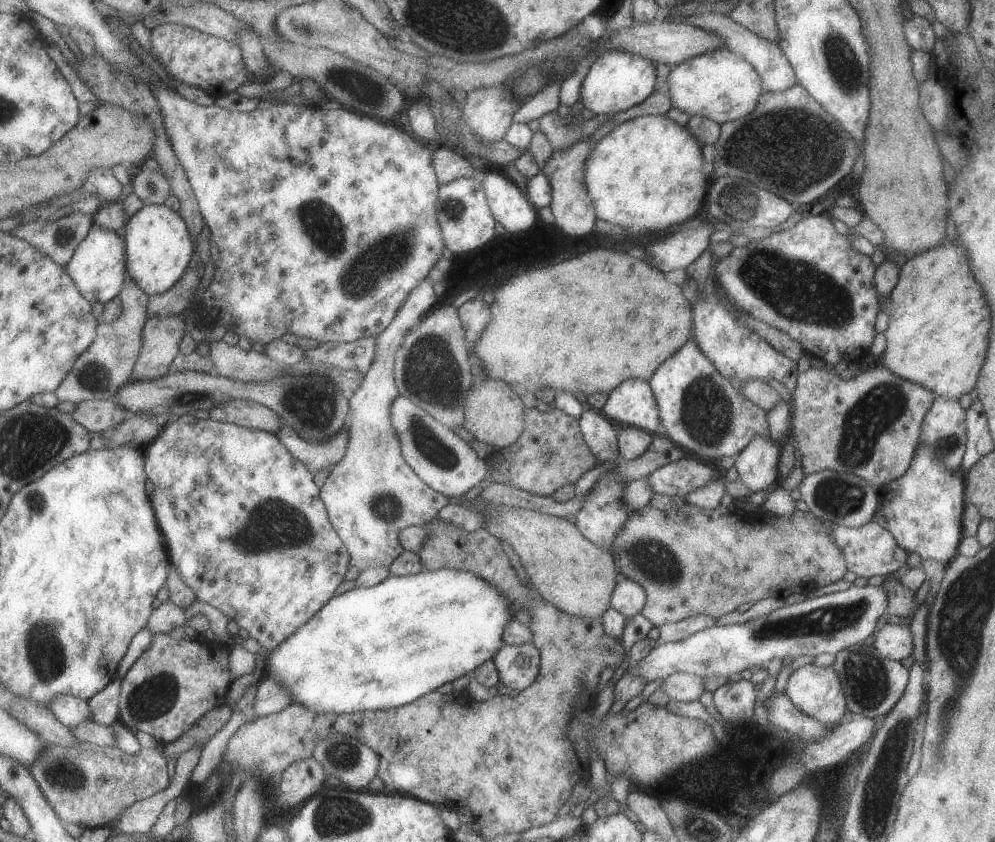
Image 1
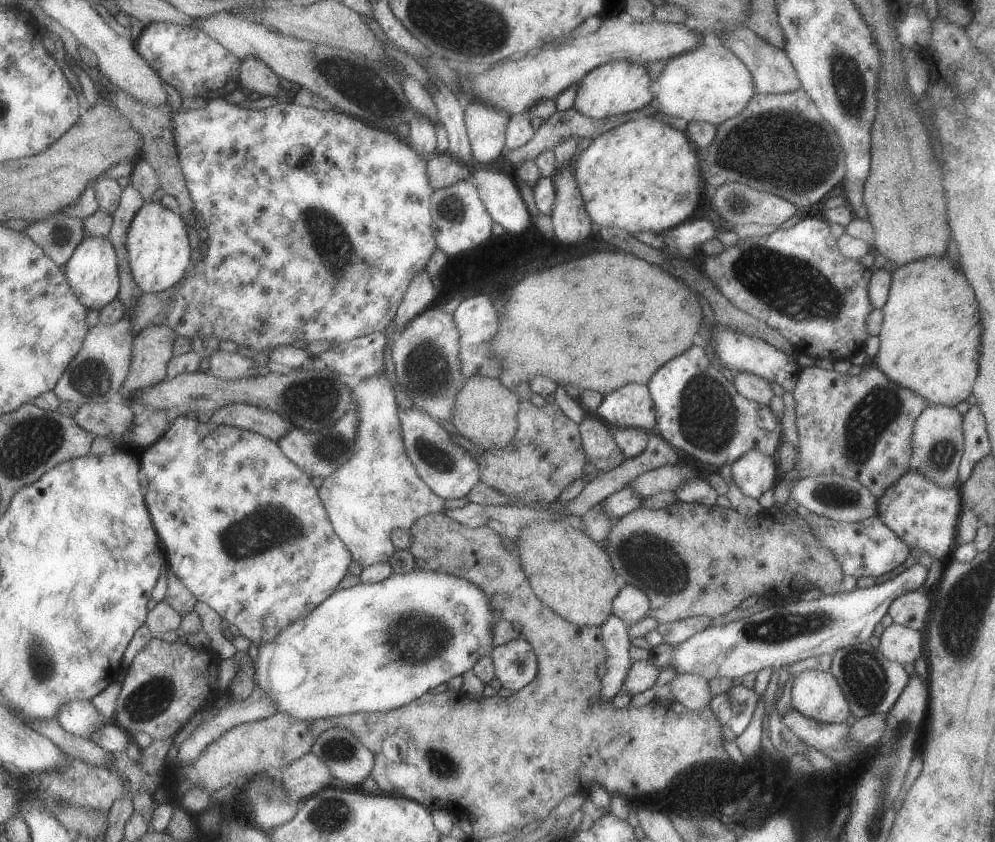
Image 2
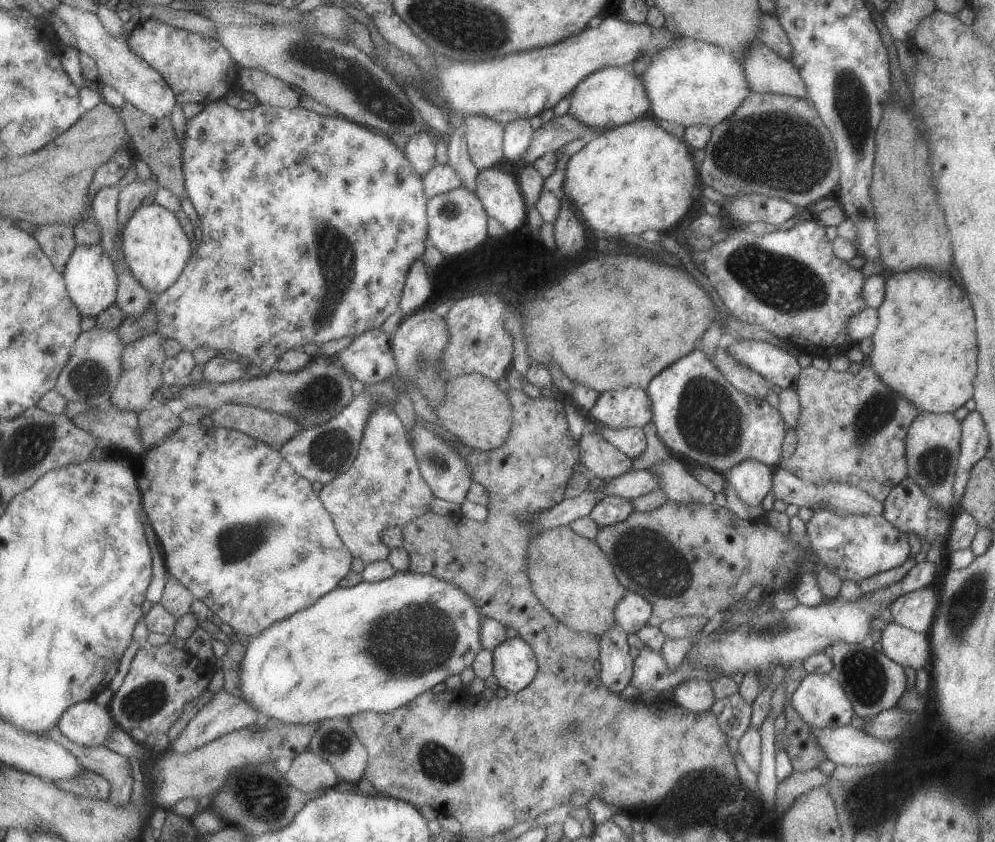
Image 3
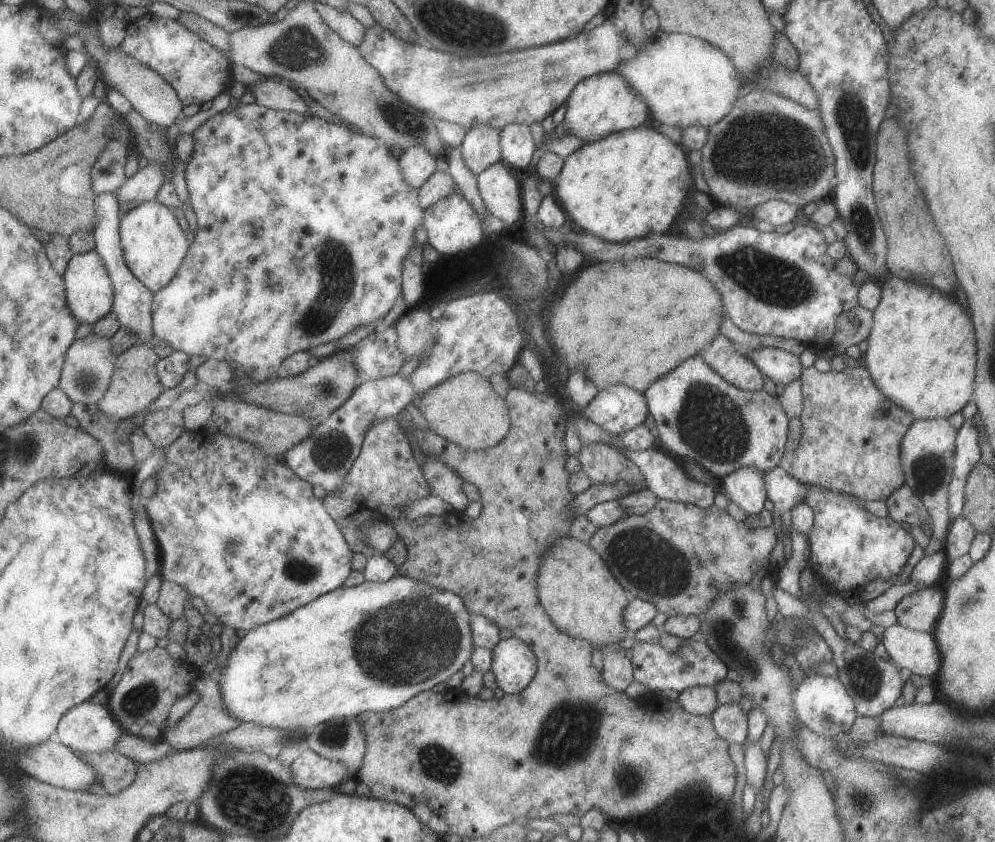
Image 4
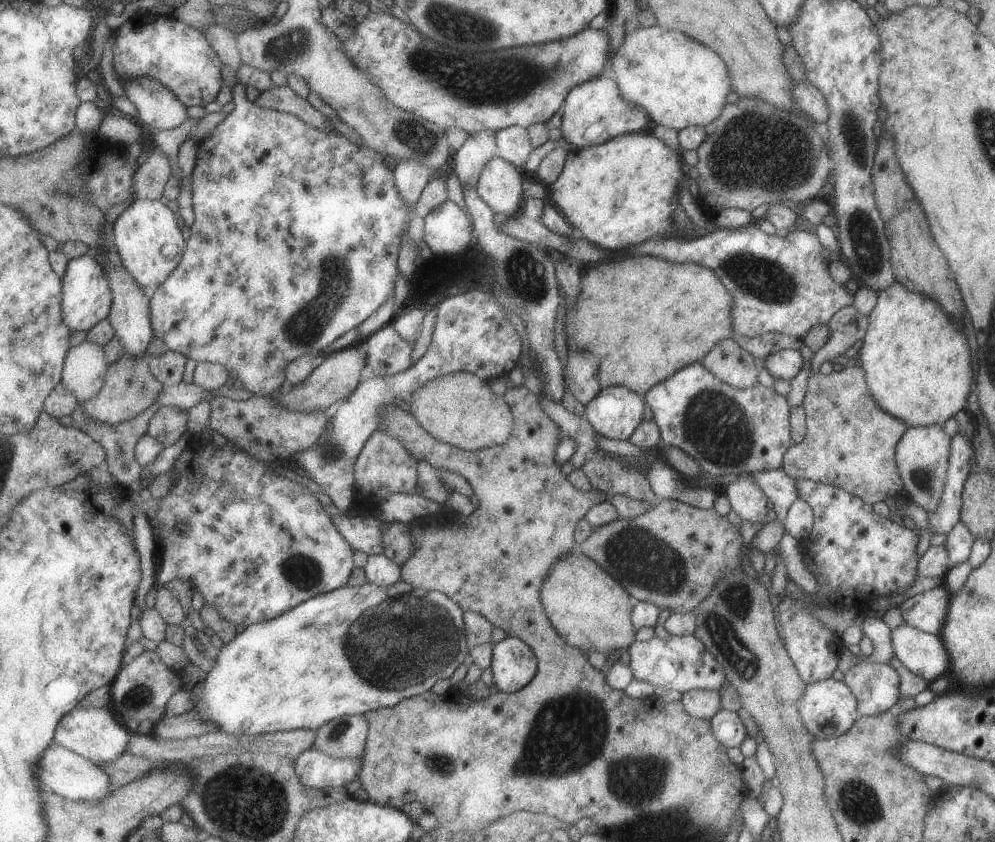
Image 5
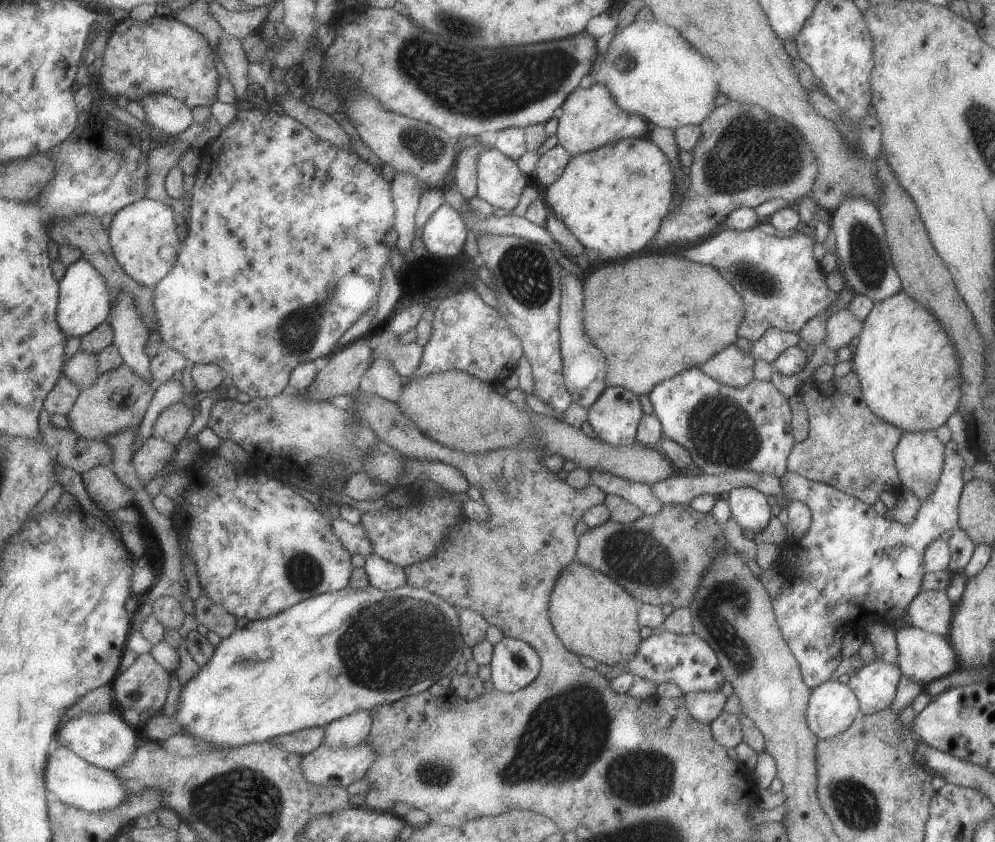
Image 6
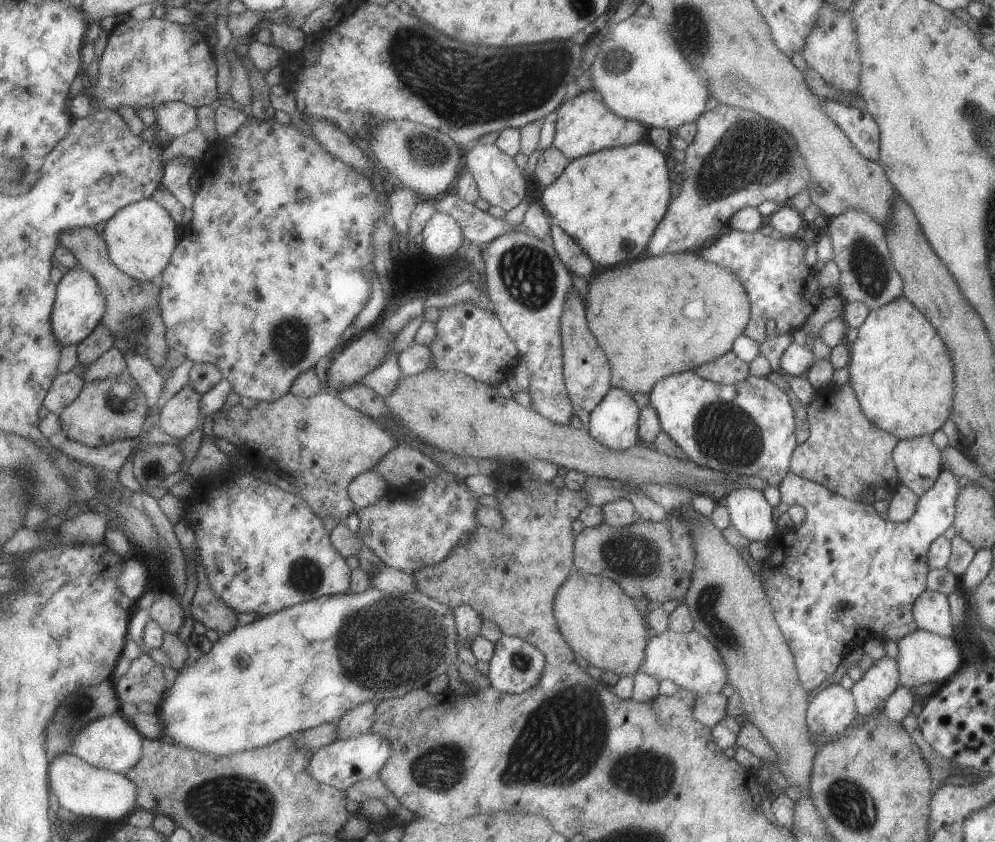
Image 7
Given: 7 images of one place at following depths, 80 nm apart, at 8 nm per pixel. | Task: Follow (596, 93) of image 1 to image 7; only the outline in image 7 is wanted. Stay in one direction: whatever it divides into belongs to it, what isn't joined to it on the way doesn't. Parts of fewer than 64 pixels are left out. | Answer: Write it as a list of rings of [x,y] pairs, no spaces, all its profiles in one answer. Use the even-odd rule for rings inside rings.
[[[591,89],[563,102],[555,112],[557,112],[557,120],[554,121],[552,146],[559,150],[568,161],[605,148],[611,149],[635,144],[635,142],[643,140],[643,134],[645,134],[645,128],[639,122],[625,120],[625,118],[619,118],[613,112],[609,112],[607,106],[601,102],[601,96],[595,94],[595,90]]]

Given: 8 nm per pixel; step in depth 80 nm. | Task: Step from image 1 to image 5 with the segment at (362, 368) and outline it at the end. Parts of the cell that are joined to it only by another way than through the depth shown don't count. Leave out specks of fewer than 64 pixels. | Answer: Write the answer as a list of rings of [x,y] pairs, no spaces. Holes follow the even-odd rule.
[[[390,324],[364,341],[367,364],[378,377],[397,376],[413,366],[414,343],[407,342]]]

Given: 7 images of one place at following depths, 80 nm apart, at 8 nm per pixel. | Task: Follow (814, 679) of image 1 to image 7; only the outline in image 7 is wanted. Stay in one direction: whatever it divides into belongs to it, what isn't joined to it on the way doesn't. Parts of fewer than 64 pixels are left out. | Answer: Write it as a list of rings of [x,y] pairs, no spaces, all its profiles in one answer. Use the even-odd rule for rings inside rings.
[[[839,684],[827,686],[805,710],[805,722],[809,733],[823,736],[840,734],[857,716],[853,696]]]

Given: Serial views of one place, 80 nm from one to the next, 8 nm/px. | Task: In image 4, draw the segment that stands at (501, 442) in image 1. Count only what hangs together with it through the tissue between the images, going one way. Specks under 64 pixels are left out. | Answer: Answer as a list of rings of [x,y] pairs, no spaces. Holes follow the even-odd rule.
[[[477,372],[453,376],[423,393],[418,410],[429,429],[466,450],[486,450],[498,445],[510,430],[506,400],[496,394],[488,379]]]

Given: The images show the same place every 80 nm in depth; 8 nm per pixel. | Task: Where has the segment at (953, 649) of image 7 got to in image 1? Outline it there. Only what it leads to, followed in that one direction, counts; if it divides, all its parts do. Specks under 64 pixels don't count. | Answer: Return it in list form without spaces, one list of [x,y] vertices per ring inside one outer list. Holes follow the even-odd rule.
[[[885,623],[873,635],[872,647],[886,659],[900,661],[911,655],[911,632],[907,627]]]

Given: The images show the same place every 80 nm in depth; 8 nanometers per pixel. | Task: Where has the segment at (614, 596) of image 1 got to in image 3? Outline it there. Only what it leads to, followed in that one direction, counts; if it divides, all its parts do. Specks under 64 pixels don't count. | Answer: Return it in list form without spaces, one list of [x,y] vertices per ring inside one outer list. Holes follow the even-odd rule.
[[[625,591],[625,596],[615,606],[613,614],[615,623],[623,628],[623,632],[633,634],[647,624],[647,620],[653,616],[652,612],[653,608],[645,598],[635,592]]]

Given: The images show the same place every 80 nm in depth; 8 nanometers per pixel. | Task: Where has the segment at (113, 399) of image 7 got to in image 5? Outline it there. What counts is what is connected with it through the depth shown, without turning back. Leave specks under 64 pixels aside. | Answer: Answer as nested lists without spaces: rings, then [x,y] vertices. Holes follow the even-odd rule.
[[[126,354],[119,362],[111,365],[105,376],[103,390],[95,398],[80,403],[83,406],[83,412],[89,414],[93,420],[117,425],[129,422],[137,418],[144,410],[151,408],[157,403],[164,385],[151,372],[149,360],[148,354],[146,358],[143,356],[135,358],[135,356]]]

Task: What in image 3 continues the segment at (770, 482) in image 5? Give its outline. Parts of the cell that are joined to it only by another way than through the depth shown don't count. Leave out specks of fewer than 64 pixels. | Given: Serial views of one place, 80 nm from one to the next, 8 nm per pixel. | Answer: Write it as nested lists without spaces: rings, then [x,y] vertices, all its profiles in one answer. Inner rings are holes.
[[[776,466],[772,474],[771,484],[774,498],[782,500],[785,504],[795,504],[797,507],[805,506],[812,511],[823,509],[842,517],[847,515],[875,516],[880,515],[882,511],[882,503],[849,483],[827,481],[815,484],[804,481],[802,478],[796,477],[793,472]]]

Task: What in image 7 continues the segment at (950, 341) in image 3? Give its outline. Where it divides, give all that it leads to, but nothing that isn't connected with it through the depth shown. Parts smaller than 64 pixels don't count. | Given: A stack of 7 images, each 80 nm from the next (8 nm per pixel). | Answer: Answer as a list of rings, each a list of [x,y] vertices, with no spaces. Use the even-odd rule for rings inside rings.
[[[903,296],[877,310],[870,310],[857,328],[857,338],[847,345],[851,360],[847,366],[849,386],[863,416],[871,422],[871,426],[893,434],[897,440],[905,440],[917,436],[931,436],[944,424],[950,416],[953,399],[951,358],[927,318]]]

